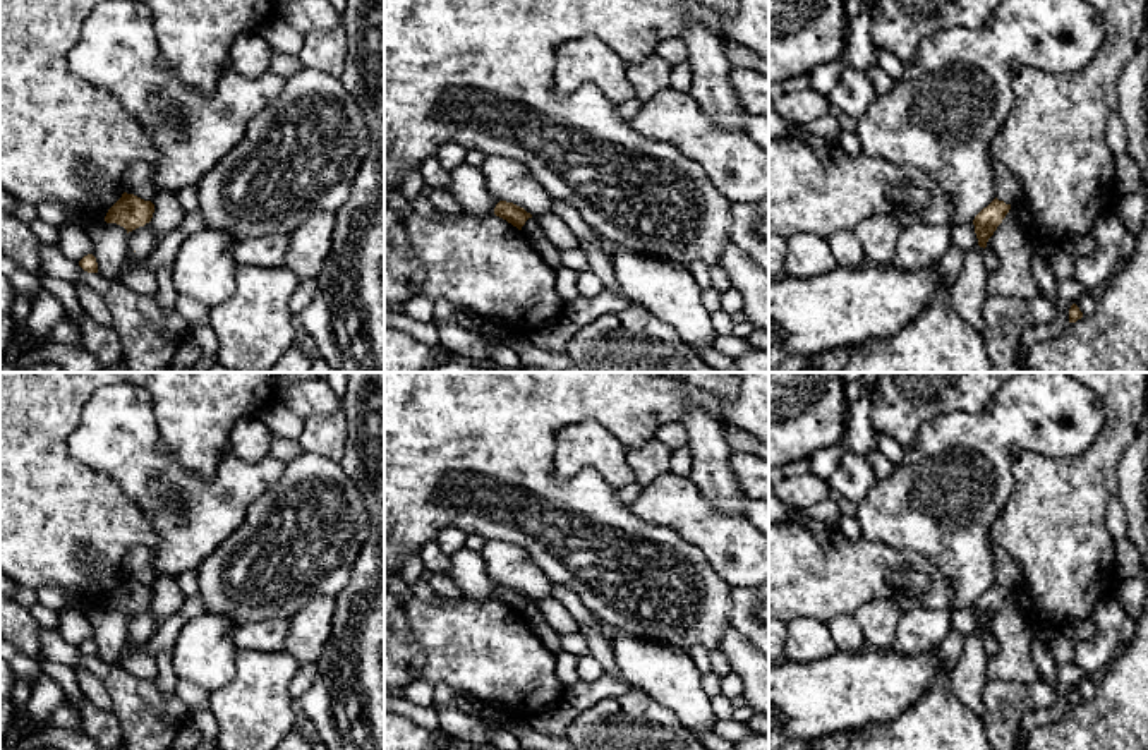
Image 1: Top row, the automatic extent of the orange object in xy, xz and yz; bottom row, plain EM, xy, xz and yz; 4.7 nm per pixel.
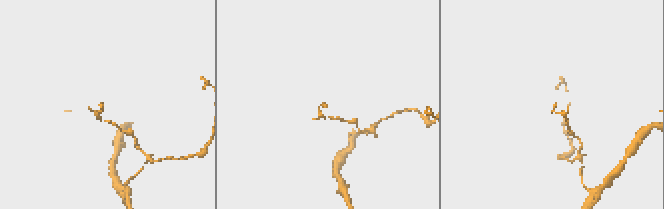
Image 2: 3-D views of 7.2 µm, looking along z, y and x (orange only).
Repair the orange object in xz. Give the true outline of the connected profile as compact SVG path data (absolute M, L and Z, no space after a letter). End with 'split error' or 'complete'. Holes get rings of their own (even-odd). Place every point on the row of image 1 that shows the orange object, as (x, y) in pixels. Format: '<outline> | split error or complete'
M499 201L494 208L494 215L506 220L508 223L511 223L513 227L517 227L518 230L522 230L522 227L525 225L525 221L529 218L532 218L530 213L527 213L523 208L513 204L513 203L506 203L506 201Z | complete

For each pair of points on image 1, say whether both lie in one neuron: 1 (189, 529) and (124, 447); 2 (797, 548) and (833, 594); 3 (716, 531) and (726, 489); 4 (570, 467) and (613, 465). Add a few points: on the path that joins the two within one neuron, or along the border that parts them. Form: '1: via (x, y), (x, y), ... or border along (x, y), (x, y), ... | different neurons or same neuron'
1: via (169, 508), (163, 507), (162, 493), (141, 467) | same neuron
2: via (809, 560), (831, 582) | same neuron
3: border along (694, 481), (700, 495), (712, 507), (745, 517) | different neurons
4: via (580, 462), (603, 462) | same neuron

